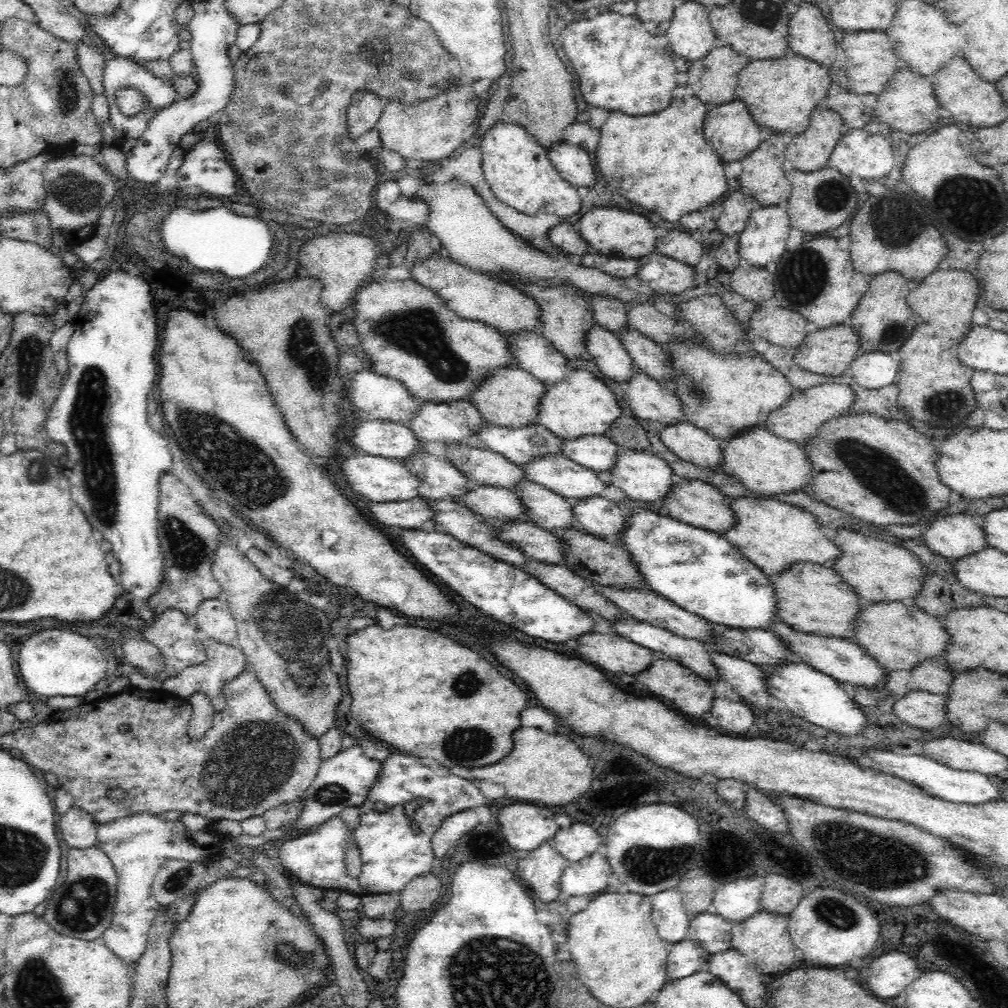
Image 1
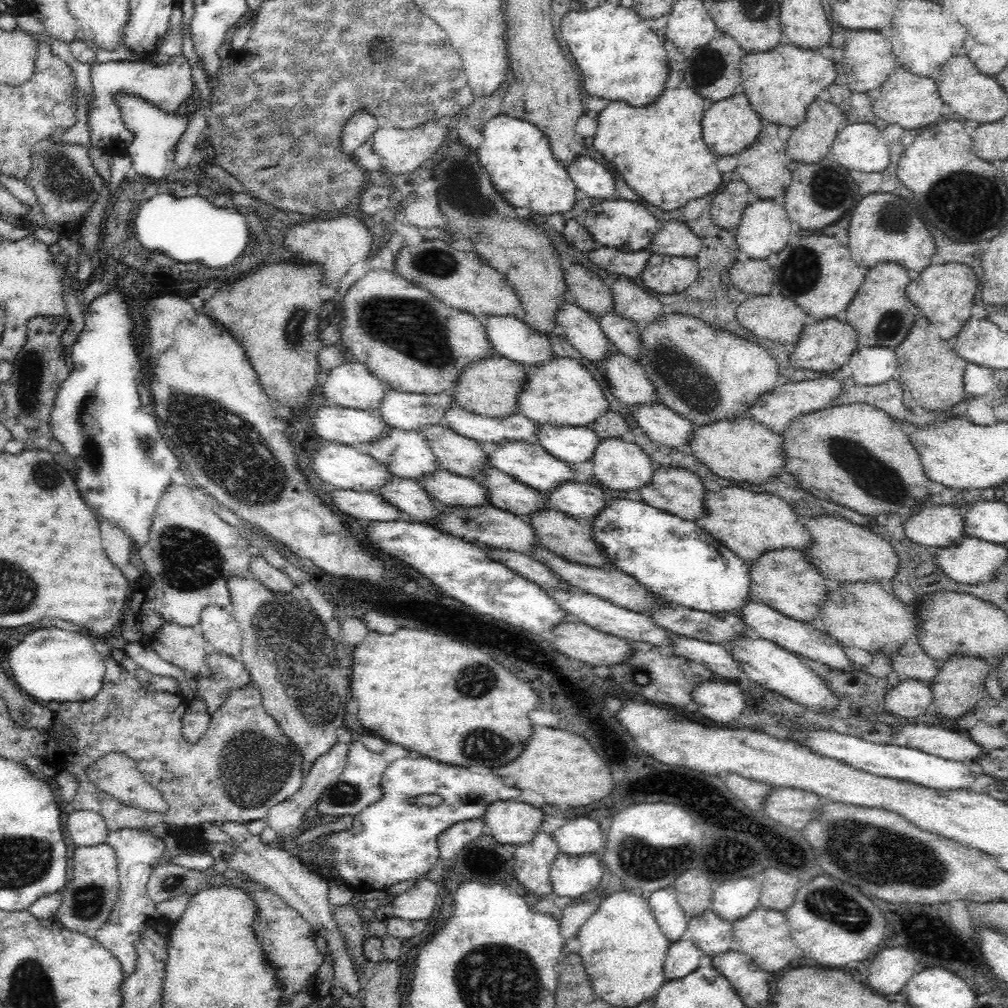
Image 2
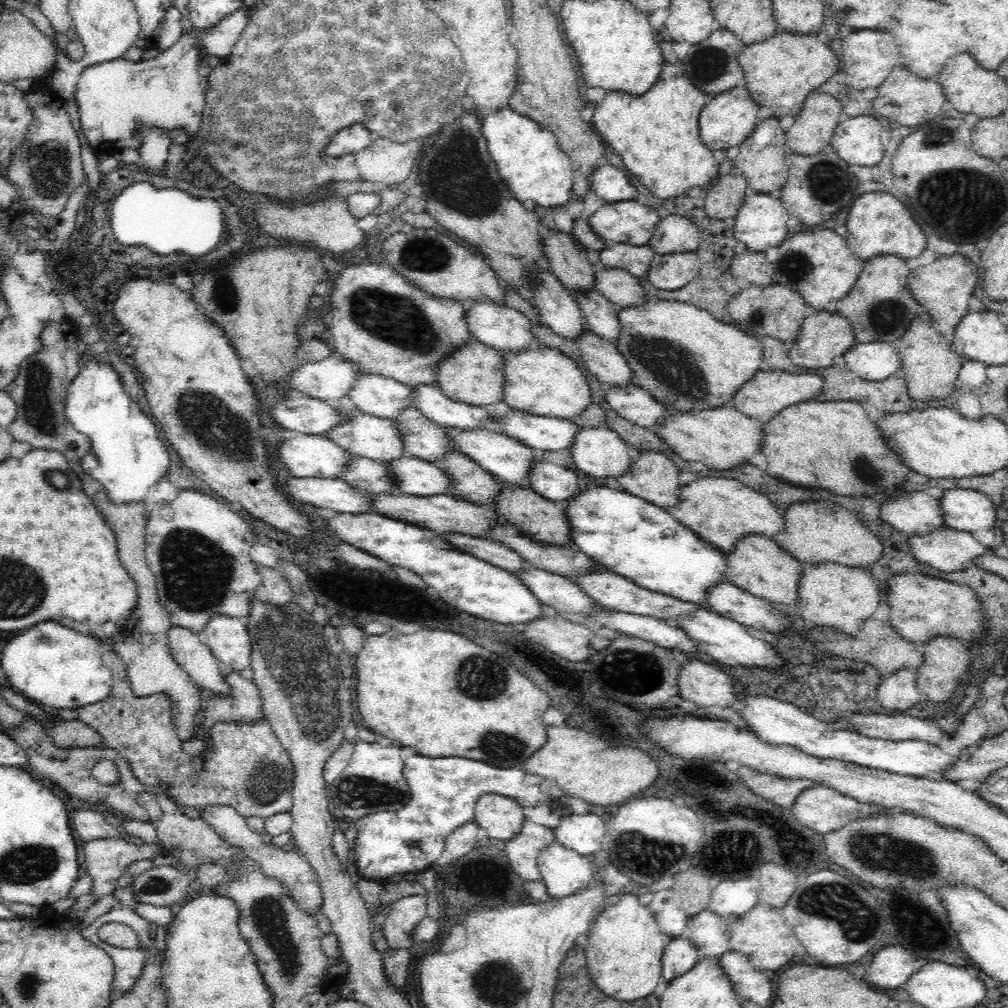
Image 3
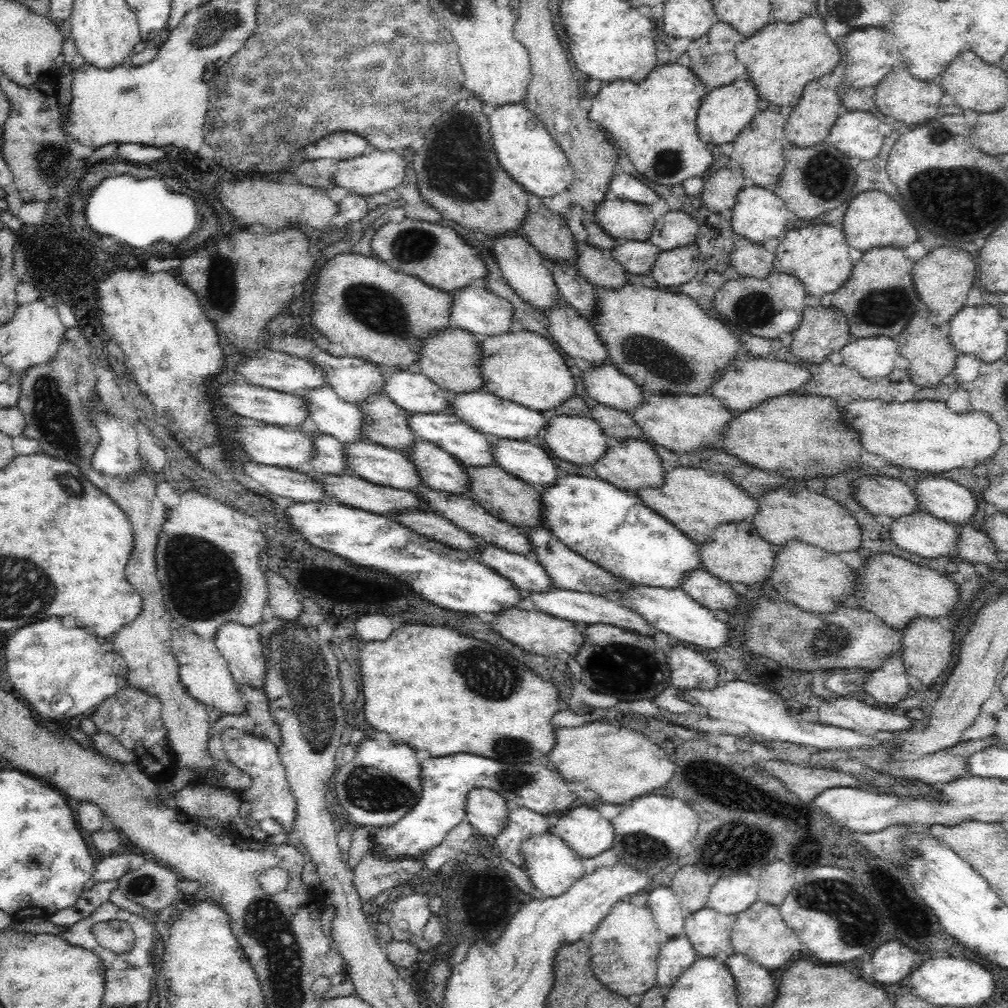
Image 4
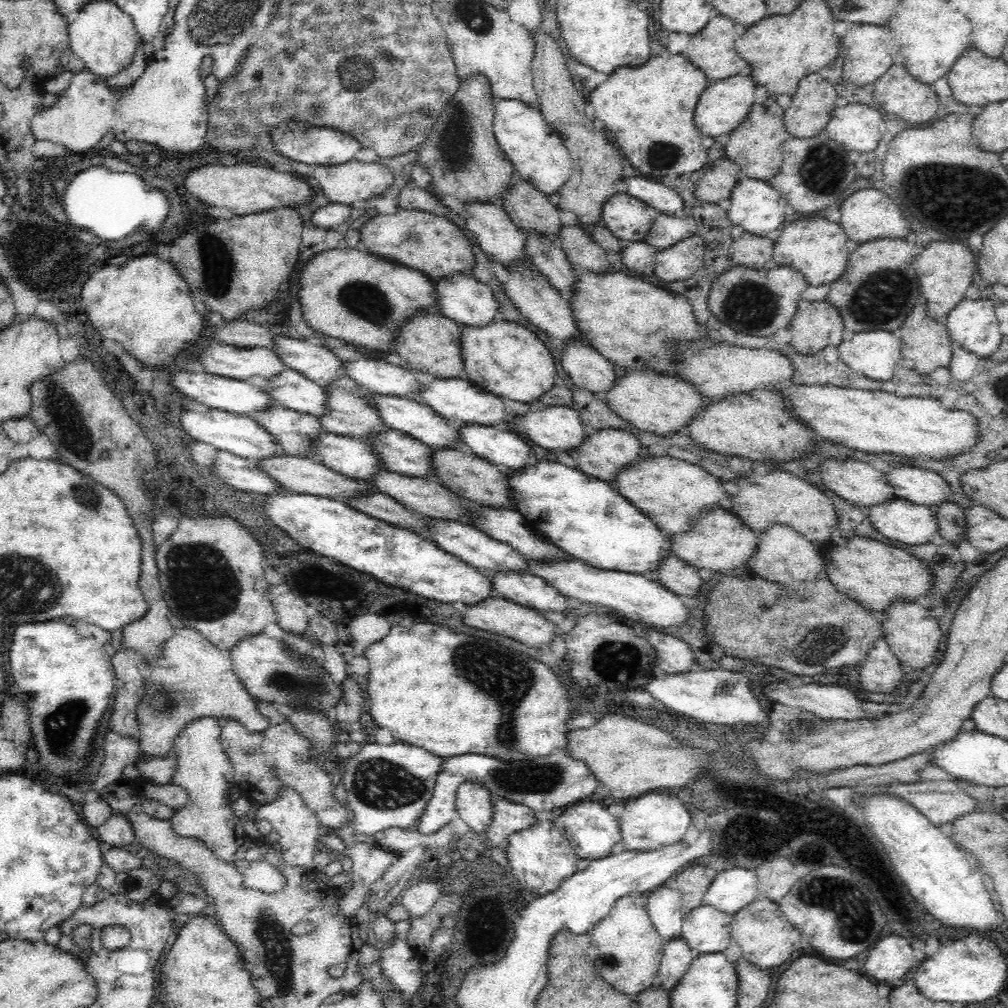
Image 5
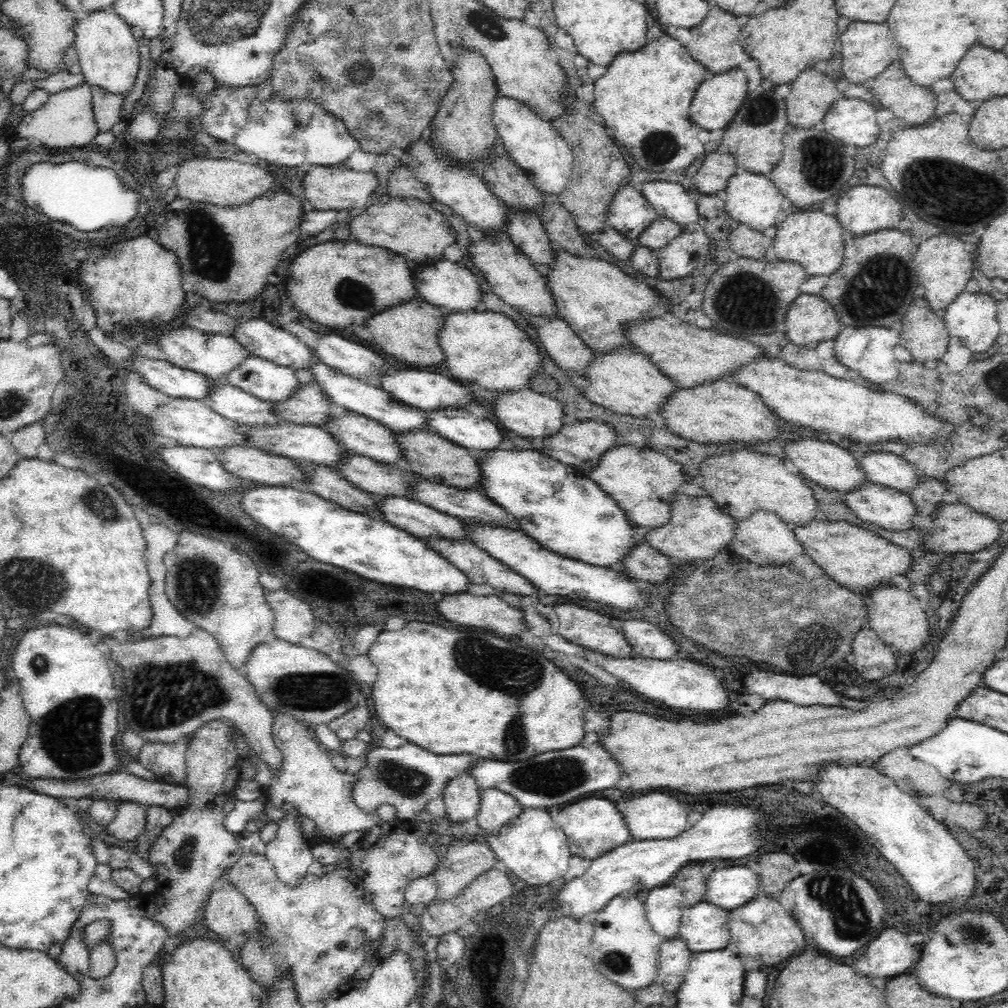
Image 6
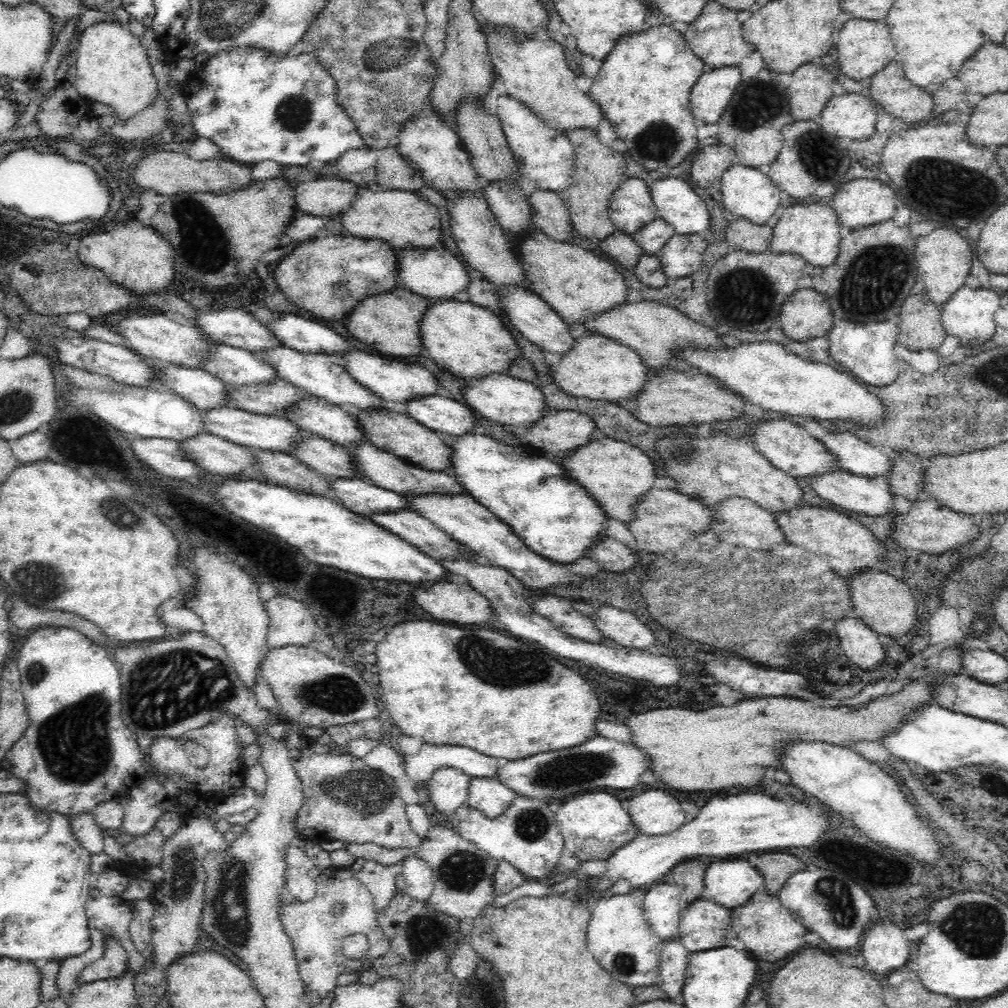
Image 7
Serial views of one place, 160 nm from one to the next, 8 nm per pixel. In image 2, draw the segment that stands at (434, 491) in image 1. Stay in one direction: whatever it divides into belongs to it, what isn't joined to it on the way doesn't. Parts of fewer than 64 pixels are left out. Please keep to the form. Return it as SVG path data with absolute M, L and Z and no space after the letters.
M390 429L389 433L375 443L362 445L361 449L375 458L380 464L387 466L397 477L420 482L424 477L442 470L442 466L437 461L434 451L430 448L428 441L423 437L423 433L416 431L403 431Z

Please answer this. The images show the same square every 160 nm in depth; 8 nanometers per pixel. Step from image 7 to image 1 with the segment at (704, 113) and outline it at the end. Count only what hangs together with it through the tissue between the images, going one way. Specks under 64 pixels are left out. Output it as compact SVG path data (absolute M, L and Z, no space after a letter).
M736 100L716 105L714 109L707 112L703 124L704 138L708 138L708 144L712 146L712 150L715 150L724 163L741 161L754 152L762 142L762 138L760 138L762 132L765 131L752 120L746 105L742 101Z

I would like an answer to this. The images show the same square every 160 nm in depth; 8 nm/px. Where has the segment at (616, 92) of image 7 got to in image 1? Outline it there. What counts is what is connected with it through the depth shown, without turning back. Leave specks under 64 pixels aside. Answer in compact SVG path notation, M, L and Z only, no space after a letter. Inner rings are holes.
M694 96L674 99L666 110L648 116L629 117L620 111L609 113L599 132L600 138L595 152L597 172L606 182L606 190L618 192L632 204L654 210L660 218L668 222L678 222L684 214L701 211L701 208L705 210L706 206L720 200L728 190L725 163L704 140L703 124L706 115L705 103ZM626 176L634 178L636 182L630 190L624 190L622 186Z

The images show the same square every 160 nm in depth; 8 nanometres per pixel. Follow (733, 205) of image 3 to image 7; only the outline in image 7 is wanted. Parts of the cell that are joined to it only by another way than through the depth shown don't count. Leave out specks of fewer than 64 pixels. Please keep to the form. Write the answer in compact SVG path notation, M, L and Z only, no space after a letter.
M722 142L700 147L692 159L692 185L708 188L719 184L722 174L732 166L734 160L734 150Z

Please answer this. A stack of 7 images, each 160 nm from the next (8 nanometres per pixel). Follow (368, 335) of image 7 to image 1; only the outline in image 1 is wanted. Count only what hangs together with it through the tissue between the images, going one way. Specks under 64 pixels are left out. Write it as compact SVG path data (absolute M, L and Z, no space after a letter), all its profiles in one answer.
M519 366L506 367L485 378L479 385L469 401L480 411L486 424L519 429L539 422L539 406L548 388L532 373Z

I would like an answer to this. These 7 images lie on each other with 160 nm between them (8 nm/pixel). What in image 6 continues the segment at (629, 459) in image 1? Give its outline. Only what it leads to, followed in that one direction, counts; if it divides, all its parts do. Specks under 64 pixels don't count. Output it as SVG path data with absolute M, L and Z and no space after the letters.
M522 389L518 392L508 391L506 395L499 395L494 403L494 414L498 416L502 427L516 432L518 436L526 436L526 439L547 439L559 433L564 426L563 404L556 398L536 393L532 389Z

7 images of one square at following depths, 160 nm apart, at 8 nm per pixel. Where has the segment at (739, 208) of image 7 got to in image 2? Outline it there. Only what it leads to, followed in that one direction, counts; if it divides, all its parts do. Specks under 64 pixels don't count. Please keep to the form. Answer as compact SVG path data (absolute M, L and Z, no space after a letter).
M774 200L757 201L748 205L738 225L736 245L750 259L764 261L787 247L791 220L785 207Z

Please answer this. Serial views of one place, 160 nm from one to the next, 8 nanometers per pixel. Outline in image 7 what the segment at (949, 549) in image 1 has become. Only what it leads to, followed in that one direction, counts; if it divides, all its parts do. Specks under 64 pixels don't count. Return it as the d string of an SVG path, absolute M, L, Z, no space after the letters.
M783 419L783 420L771 420L771 421L764 421L763 423L758 423L758 424L752 424L750 425L750 430L748 430L749 434L753 436L753 440L755 441L755 445L757 446L757 449L776 467L779 468L780 470L783 470L786 474L792 475L794 478L812 478L812 477L819 477L822 476L823 474L826 473L831 473L834 471L844 471L848 473L846 470L843 470L843 468L839 468L839 463L836 460L835 454L832 454L828 448L826 448L823 443L821 442L820 439L817 439L813 435L810 435L806 429L804 429L803 426L800 425L795 425L791 421L788 421L788 419Z

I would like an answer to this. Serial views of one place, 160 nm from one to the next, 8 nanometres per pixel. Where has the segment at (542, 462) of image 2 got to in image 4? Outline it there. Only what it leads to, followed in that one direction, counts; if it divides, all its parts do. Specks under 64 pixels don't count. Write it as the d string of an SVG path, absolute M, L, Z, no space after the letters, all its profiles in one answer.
M409 414L409 425L416 437L439 446L442 450L449 452L464 467L487 467L494 466L495 452L493 443L488 441L485 434L472 428L454 414Z

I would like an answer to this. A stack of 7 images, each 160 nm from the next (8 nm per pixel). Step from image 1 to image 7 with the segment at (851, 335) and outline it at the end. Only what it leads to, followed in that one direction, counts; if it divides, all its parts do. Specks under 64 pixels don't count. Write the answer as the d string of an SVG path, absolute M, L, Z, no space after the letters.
M799 288L784 302L778 324L788 338L804 342L827 336L833 327L833 312L824 294Z

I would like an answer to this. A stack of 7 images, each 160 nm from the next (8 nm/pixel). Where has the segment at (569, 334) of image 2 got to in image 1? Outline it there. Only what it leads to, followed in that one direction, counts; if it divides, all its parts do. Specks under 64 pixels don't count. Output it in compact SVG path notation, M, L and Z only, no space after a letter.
M596 324L594 325L587 334L586 337L587 351L593 356L593 360L598 365L601 373L612 380L626 385L629 380L633 377L636 371L640 371L632 360L631 354L624 348L622 342L613 332L606 330L604 327Z

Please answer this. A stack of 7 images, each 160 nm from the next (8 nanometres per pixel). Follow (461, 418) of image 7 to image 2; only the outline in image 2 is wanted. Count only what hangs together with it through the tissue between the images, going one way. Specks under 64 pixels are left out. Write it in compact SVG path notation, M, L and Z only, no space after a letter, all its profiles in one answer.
M577 481L557 486L548 495L550 509L590 522L607 505L600 486L589 486Z

